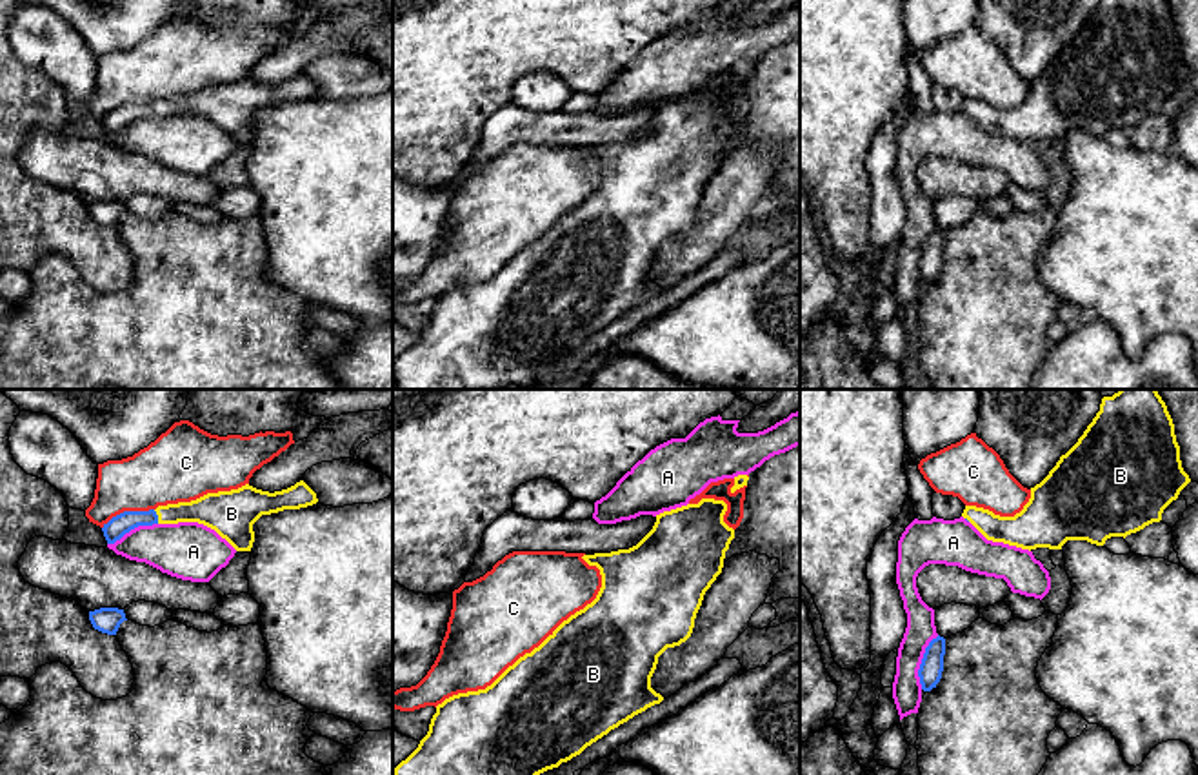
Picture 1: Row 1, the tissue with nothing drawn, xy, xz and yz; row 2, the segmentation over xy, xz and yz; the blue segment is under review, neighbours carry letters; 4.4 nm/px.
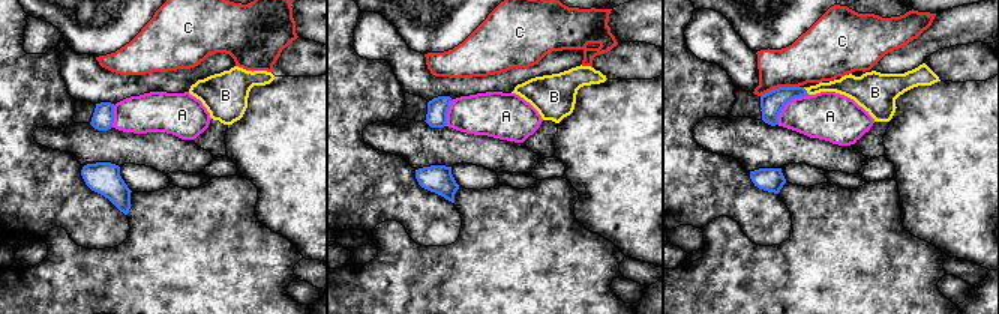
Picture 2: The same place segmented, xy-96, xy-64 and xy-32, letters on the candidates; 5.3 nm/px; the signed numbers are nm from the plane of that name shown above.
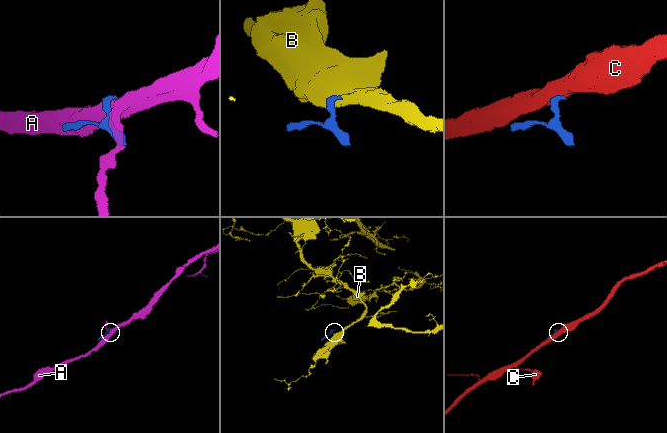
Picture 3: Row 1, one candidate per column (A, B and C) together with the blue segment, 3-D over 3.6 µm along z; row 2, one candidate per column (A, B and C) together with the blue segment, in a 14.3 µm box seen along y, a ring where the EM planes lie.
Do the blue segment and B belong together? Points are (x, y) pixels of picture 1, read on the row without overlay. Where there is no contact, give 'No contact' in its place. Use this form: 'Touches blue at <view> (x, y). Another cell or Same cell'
Touches blue at xy (157, 110). Same cell

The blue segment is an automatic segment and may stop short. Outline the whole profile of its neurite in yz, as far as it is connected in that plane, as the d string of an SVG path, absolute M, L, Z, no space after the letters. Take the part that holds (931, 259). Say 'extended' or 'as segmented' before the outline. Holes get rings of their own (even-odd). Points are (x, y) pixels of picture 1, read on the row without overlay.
as segmented | M936 229L925 240L918 269L923 284L931 284L942 271L943 264L943 247L945 247L945 231Z

